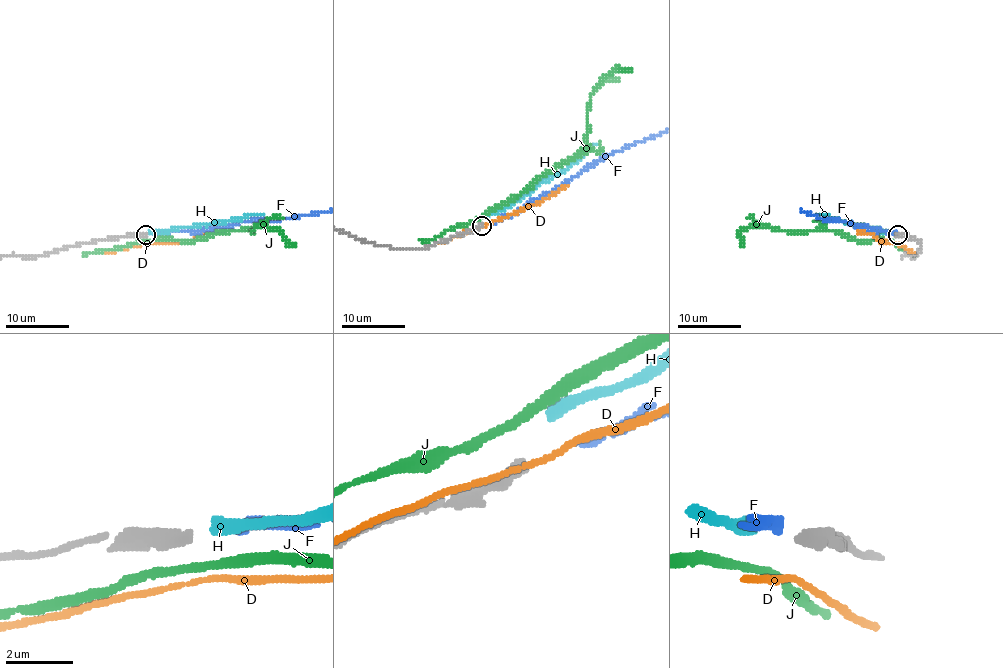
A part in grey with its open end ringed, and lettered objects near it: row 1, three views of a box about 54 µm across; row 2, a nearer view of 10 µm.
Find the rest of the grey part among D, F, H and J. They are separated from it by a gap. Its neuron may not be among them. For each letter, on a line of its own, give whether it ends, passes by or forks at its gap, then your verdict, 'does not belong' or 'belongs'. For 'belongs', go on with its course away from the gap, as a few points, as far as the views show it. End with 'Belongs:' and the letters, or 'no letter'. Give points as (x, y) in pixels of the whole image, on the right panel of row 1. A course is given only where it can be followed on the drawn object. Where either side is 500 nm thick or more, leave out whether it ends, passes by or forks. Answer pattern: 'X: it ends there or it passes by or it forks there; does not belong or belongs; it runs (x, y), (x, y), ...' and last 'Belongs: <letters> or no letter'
D: it passes by; does not belong
F: it ends there; belongs
H: it ends there; does not belong
J: it passes by; does not belong
Belongs: F

